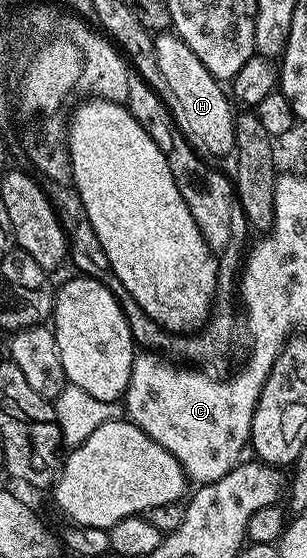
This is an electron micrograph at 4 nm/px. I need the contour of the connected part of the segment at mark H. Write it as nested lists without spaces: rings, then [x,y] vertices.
[[[163,31],[155,37],[155,54],[157,55],[157,67],[161,70],[161,75],[165,78],[167,90],[175,96],[175,104],[171,109],[172,115],[179,127],[179,132],[184,138],[190,139],[200,150],[208,149],[215,157],[223,157],[232,152],[235,147],[235,118],[236,110],[231,110],[233,106],[232,98],[228,90],[214,77],[209,75],[205,63],[189,51],[189,47],[174,31]]]

